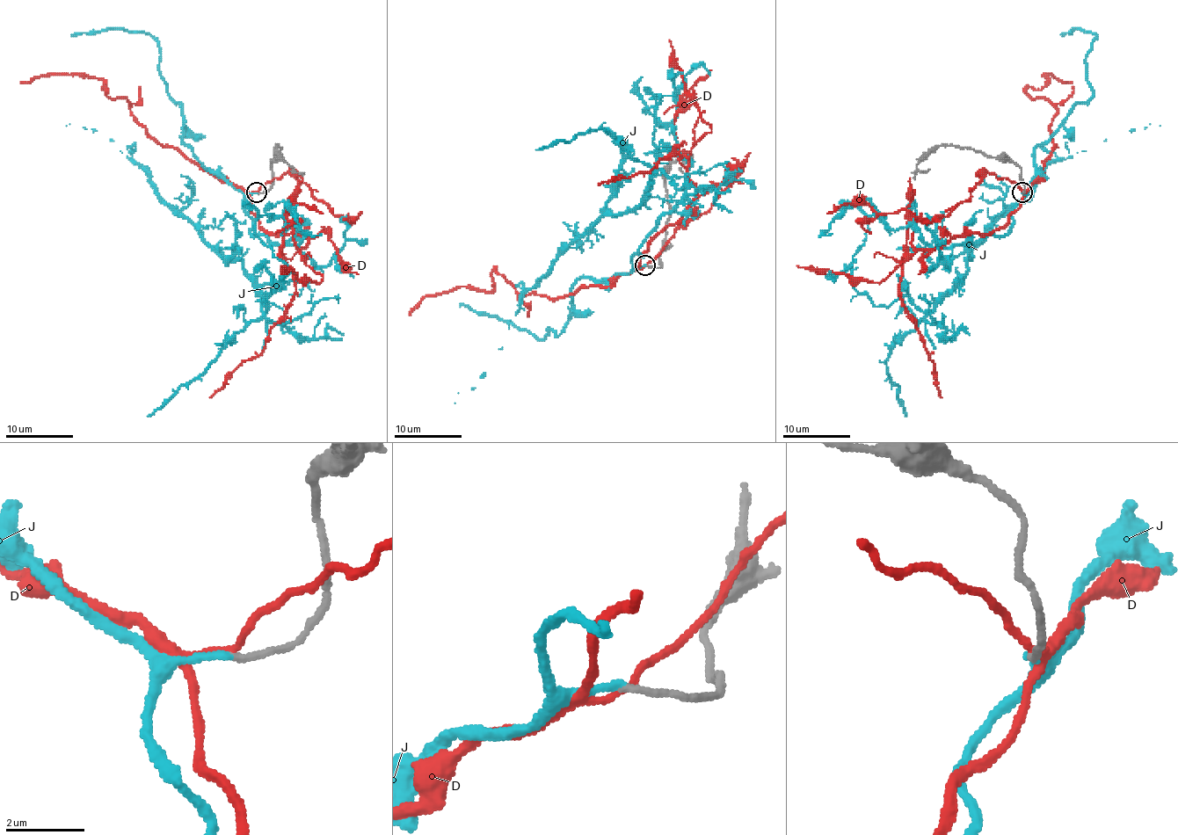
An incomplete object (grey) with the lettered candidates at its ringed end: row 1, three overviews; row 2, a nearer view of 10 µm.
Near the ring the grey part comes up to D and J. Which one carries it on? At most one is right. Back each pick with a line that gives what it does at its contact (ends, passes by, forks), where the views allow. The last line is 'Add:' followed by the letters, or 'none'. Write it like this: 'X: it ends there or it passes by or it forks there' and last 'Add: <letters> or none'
J: it ends there
Add: J

